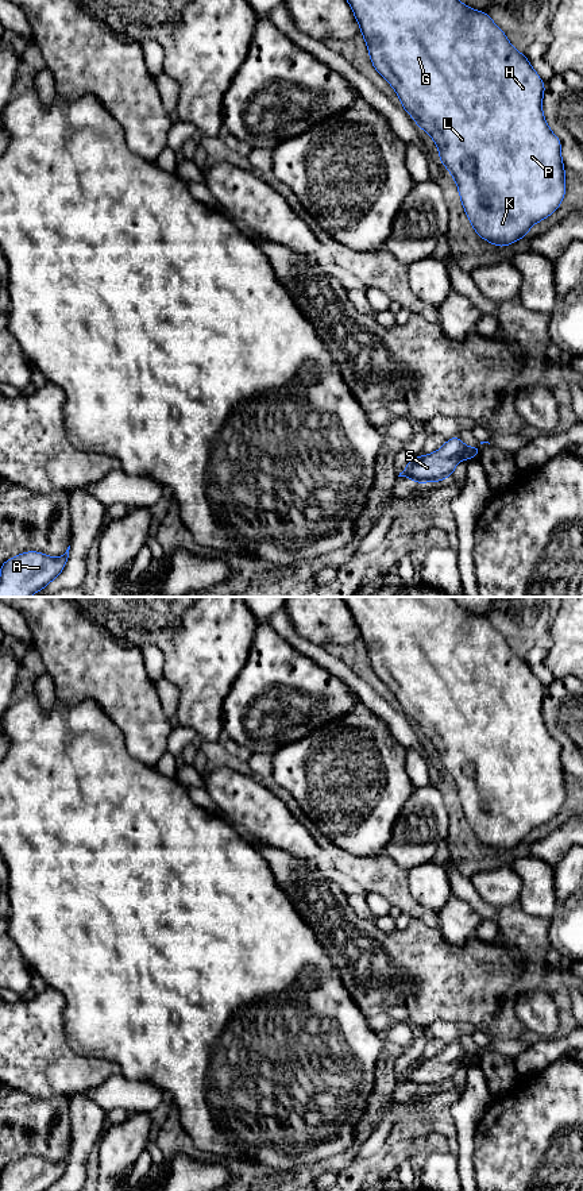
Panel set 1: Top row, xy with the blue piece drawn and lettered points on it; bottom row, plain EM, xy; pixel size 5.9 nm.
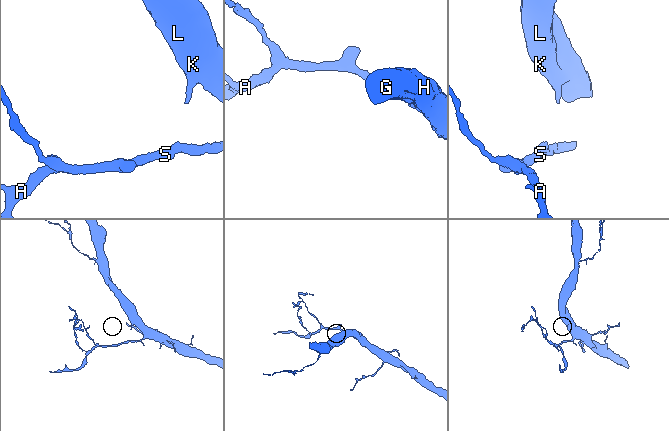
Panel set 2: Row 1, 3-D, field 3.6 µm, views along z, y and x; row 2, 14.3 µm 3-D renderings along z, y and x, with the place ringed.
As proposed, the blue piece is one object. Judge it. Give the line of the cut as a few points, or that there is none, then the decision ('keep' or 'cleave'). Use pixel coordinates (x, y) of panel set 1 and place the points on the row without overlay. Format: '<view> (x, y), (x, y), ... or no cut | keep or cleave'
no cut | keep

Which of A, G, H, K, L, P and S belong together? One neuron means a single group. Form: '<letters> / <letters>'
A G H K L P S

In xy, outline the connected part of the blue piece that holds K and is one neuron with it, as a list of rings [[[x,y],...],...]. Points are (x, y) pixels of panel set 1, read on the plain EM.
[[[340,597],[352,613],[360,631],[374,674],[393,691],[402,713],[413,722],[417,731],[426,736],[437,751],[439,762],[457,790],[462,810],[474,836],[482,844],[497,852],[513,849],[528,841],[529,833],[549,822],[565,801],[565,772],[561,766],[561,747],[551,736],[543,718],[545,689],[534,677],[525,659],[517,656],[505,637],[491,625],[487,617],[476,616],[460,608],[452,597]]]

